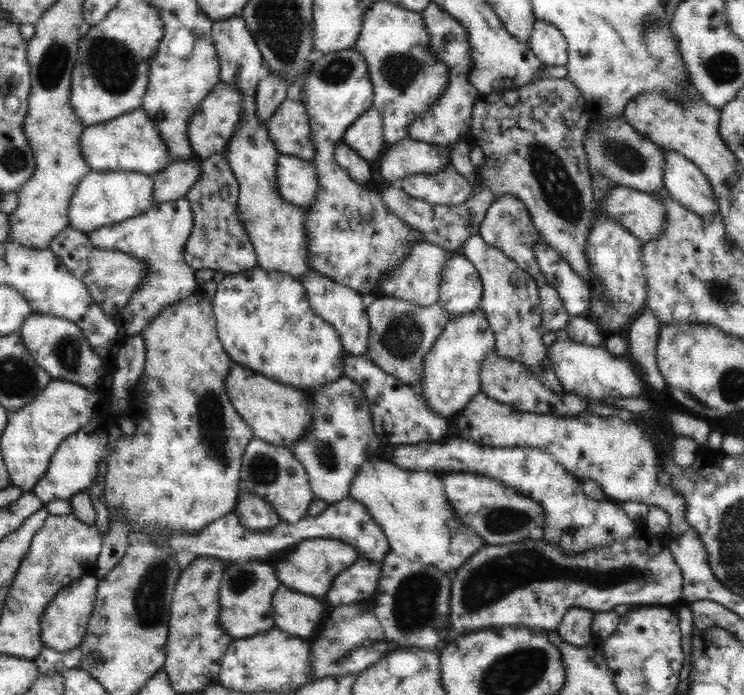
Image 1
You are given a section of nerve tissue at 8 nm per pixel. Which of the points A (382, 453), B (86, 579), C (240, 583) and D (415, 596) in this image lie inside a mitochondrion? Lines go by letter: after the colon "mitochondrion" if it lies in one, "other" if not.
A: other
B: other
C: mitochondrion
D: mitochondrion

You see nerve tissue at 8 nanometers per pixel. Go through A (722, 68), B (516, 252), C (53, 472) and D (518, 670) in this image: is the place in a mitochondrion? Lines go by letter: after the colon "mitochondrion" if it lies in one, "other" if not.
A: mitochondrion
B: other
C: other
D: mitochondrion

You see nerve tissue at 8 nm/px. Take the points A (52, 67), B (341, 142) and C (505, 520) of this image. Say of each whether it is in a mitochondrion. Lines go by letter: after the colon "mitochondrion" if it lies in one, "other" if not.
A: mitochondrion
B: other
C: mitochondrion

